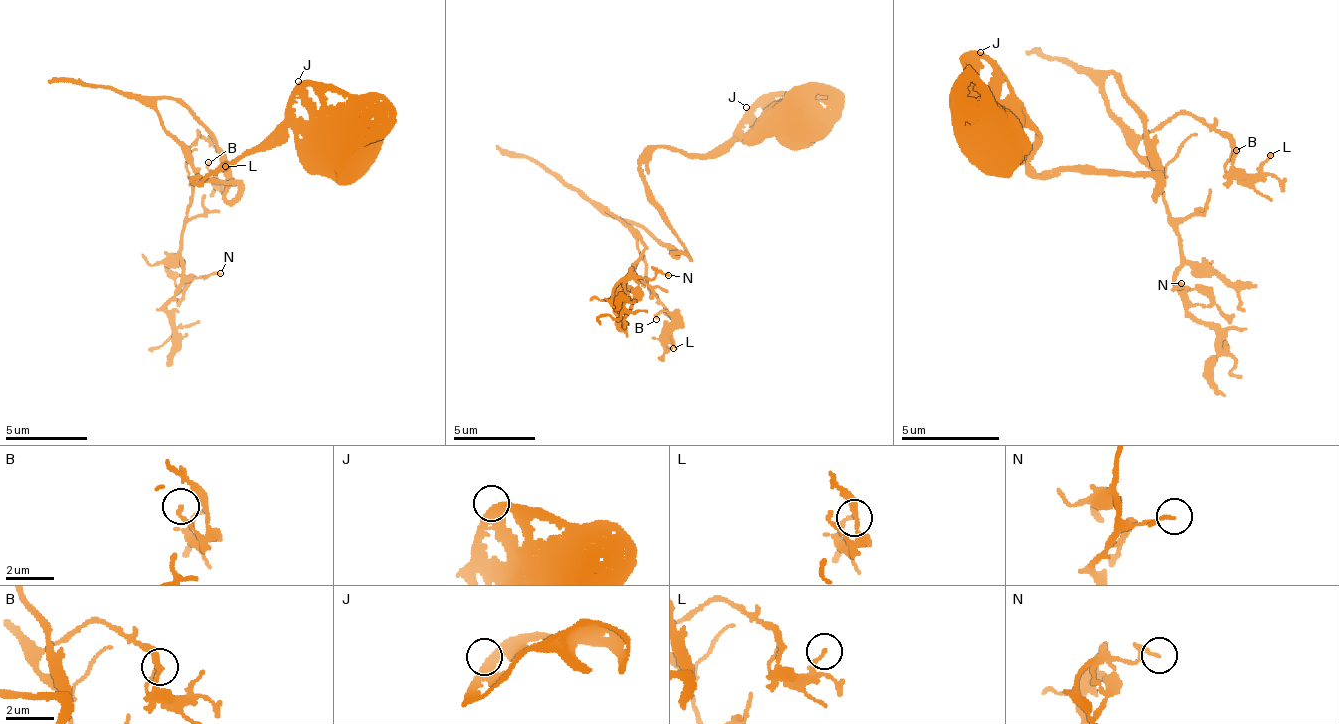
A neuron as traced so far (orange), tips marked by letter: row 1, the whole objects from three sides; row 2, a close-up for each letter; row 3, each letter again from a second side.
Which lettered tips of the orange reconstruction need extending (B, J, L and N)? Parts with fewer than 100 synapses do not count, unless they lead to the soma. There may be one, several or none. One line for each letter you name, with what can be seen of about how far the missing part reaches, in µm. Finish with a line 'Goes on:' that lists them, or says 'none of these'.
Goes on: none of these

